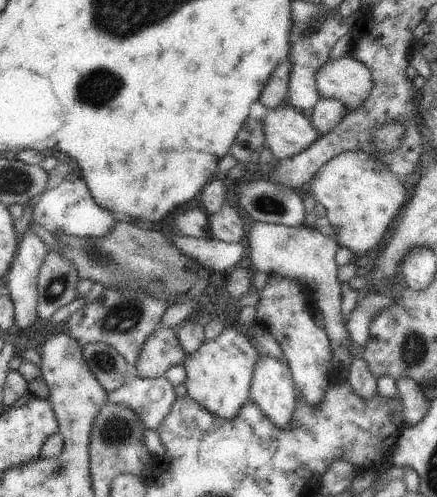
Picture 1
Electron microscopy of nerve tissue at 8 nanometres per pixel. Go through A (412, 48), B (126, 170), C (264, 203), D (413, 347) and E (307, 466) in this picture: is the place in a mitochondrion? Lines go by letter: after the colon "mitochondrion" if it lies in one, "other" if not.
A: other
B: other
C: mitochondrion
D: mitochondrion
E: other

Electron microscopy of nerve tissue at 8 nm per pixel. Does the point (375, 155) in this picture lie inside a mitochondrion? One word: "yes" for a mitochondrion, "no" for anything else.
no

